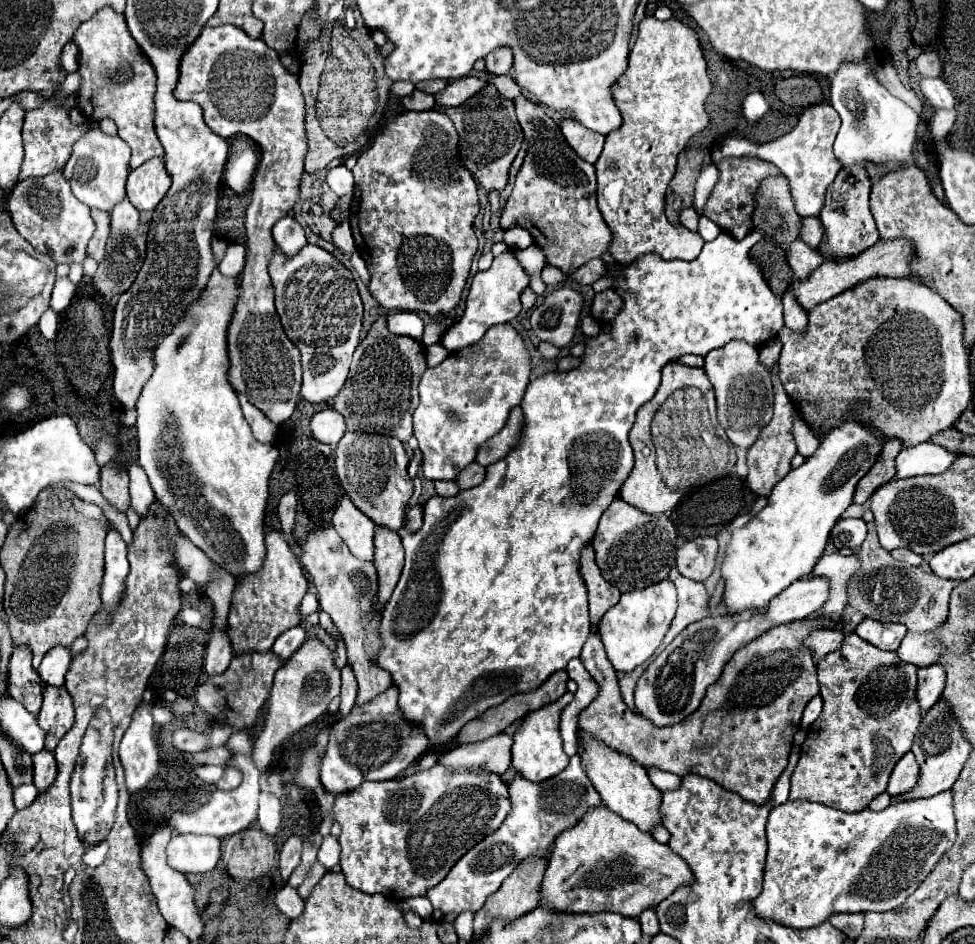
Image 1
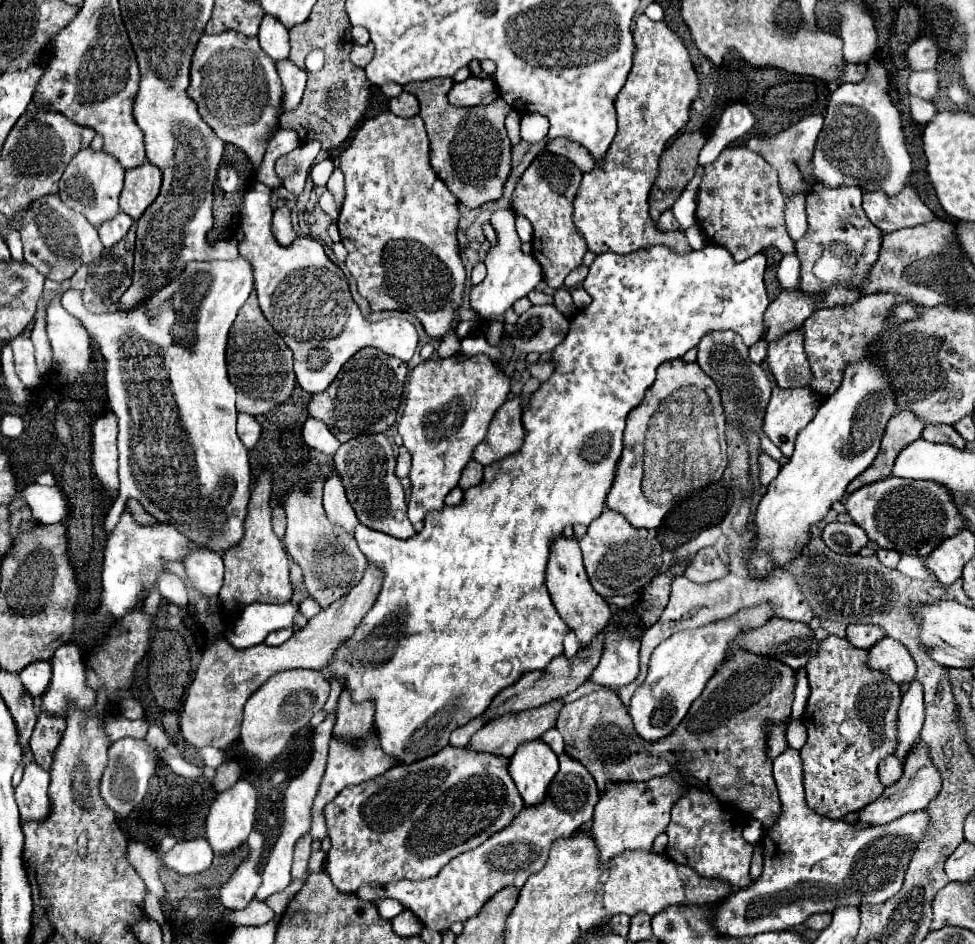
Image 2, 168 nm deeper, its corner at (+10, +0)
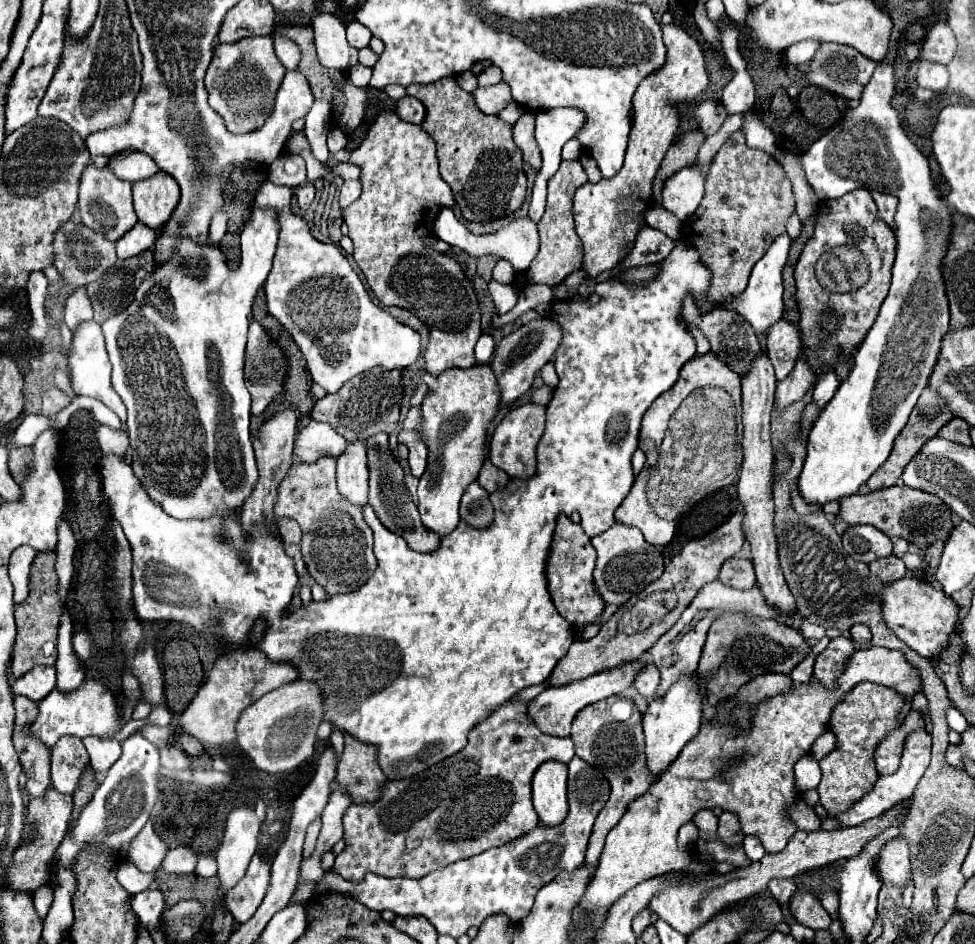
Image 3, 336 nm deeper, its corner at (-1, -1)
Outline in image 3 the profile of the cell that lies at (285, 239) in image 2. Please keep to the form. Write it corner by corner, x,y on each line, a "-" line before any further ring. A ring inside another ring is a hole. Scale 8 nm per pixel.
303,185
303,187
291,189
291,191
295,193
295,197
297,197
297,205
299,205
301,211
305,211
305,209
311,205
313,197
315,197
315,187
313,187
313,185

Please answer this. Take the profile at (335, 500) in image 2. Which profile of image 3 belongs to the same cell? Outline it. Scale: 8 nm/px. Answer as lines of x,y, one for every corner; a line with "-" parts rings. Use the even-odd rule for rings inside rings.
363,441
351,443
349,451
345,451
339,459
337,459
337,489
343,495
343,499
347,499
351,505
357,507
365,507
367,505
367,453
365,453
365,445

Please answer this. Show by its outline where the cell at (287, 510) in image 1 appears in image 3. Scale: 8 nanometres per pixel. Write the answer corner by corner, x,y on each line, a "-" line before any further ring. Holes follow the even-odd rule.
289,517
279,519
279,533
281,533
283,541
289,545
297,545
301,541
301,529
295,519
289,519

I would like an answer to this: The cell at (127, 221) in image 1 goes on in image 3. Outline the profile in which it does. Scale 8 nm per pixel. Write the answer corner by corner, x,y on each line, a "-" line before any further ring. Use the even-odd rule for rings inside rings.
137,223
117,241
117,255
119,255
119,259
129,259
129,257
135,257
141,251
153,247
153,243
155,243
155,231
145,227
143,223

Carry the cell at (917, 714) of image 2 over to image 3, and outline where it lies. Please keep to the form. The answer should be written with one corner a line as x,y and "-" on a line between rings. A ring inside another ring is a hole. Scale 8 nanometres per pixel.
927,727
915,729
905,737
905,747
903,747
903,755
901,755
901,767
897,773
881,777
877,781
877,785
873,787
871,793
867,793
865,797
861,797
861,801
857,801
853,805
853,809
849,809
847,813
841,813
839,821
843,823
843,827
851,827
851,825
859,825
867,819
873,819
877,815
881,815
883,811
887,811
889,807
893,807
895,803
899,803
901,799
909,799
913,795
913,789
917,785
917,781
923,777
927,765
929,765
929,753
931,753
931,735
927,731

